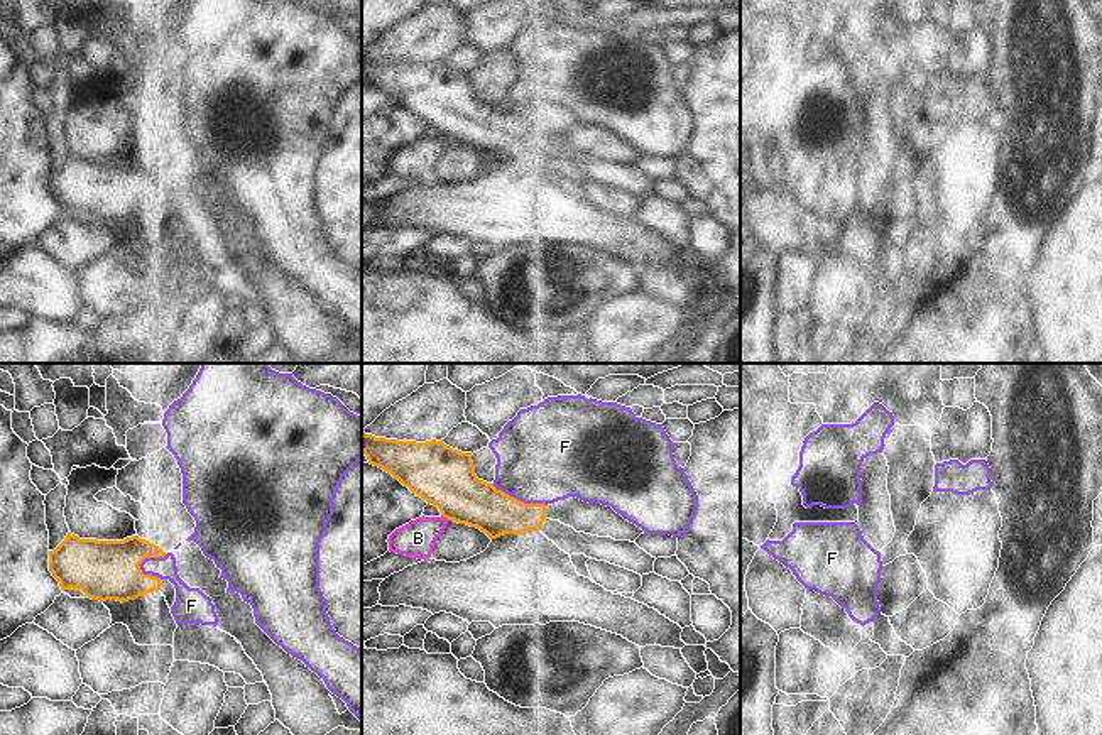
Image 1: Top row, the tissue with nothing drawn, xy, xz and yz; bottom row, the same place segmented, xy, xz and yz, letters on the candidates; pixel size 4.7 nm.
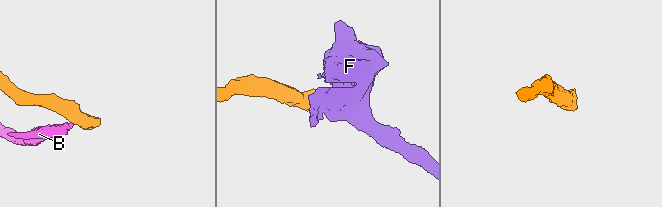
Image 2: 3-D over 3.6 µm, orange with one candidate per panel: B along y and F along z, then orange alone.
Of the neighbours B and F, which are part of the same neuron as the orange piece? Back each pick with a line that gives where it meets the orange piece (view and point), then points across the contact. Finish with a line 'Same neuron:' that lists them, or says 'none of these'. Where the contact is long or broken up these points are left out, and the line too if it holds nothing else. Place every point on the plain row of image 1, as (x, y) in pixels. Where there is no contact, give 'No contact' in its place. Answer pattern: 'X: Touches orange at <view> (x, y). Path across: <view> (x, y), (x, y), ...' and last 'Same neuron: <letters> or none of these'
Same neuron: none of these

